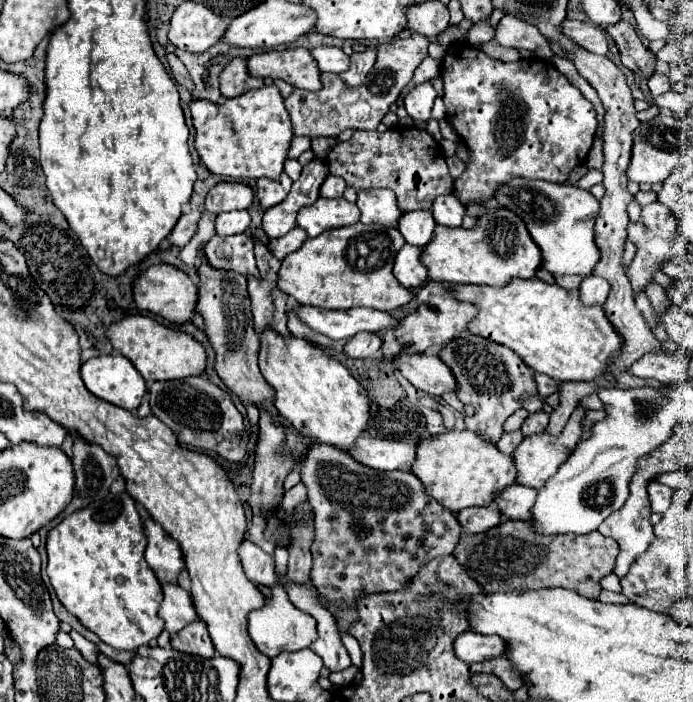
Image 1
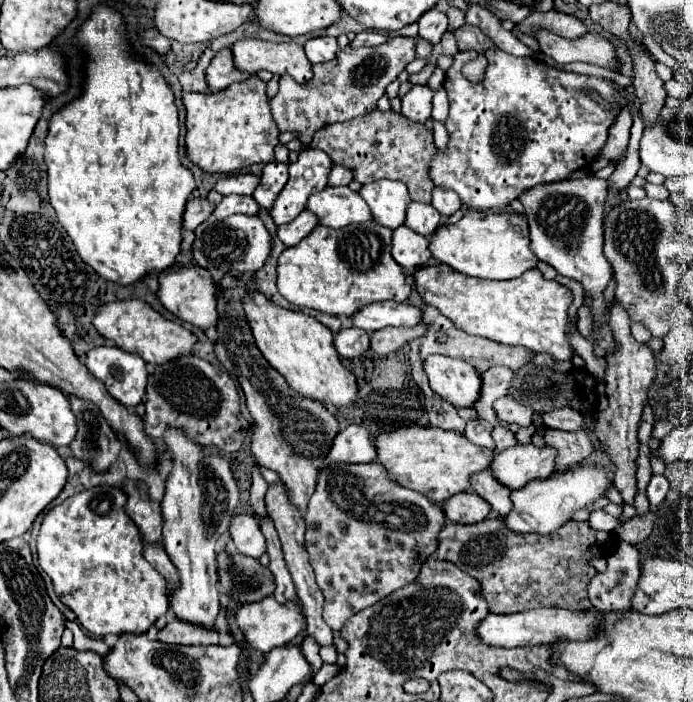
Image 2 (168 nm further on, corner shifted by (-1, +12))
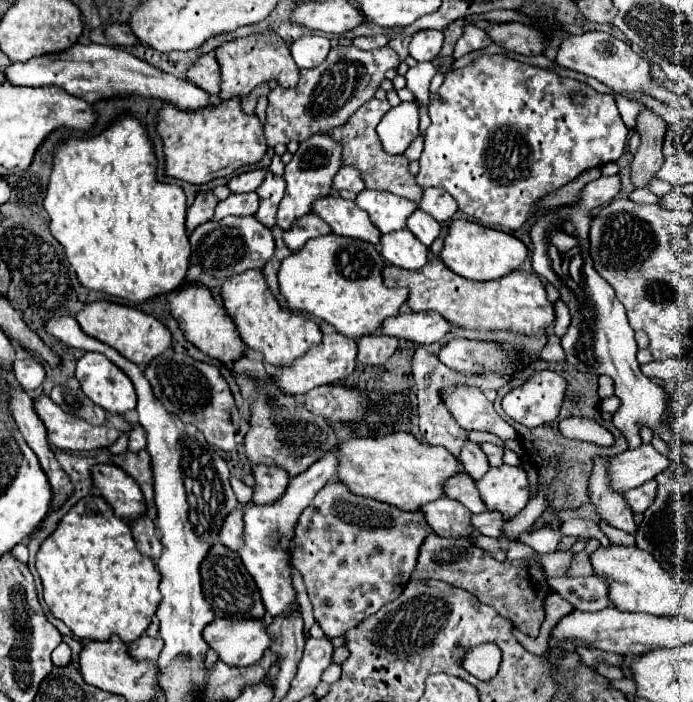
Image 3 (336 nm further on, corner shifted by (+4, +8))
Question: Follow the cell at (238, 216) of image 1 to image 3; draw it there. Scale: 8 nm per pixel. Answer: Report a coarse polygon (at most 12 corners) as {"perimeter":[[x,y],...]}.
{"perimeter":[[229,194],[215,208],[215,220],[253,216],[259,196]]}

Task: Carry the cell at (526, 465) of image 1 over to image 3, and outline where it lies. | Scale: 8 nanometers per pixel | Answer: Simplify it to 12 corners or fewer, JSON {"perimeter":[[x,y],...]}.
{"perimeter":[[521,466],[491,468],[477,490],[487,510],[513,518],[529,502]]}

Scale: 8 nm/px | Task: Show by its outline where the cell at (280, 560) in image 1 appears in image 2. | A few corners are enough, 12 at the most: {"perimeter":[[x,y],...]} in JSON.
{"perimeter":[[272,596],[242,606],[236,622],[254,650],[270,652],[306,628],[298,604]]}

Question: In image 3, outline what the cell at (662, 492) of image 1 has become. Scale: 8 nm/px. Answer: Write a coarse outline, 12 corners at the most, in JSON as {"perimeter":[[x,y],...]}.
{"perimeter":[[645,482],[625,494],[635,514],[643,514],[655,500],[657,482]]}

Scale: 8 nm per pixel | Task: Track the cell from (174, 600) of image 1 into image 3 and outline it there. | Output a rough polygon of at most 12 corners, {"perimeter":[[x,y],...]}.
{"perimeter":[[141,516],[131,524],[139,552],[157,562],[163,546],[153,520]]}

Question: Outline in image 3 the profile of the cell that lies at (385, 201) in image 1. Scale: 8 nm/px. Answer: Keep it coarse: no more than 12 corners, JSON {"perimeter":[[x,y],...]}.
{"perimeter":[[379,190],[355,202],[383,234],[403,230],[417,202]]}

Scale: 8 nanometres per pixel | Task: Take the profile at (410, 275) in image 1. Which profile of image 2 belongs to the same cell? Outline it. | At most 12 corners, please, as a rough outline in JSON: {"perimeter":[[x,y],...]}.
{"perimeter":[[400,226],[392,258],[406,270],[430,260],[428,240]]}

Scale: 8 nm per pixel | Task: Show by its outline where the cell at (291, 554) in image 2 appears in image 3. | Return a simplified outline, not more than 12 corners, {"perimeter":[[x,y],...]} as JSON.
{"perimeter":[[253,464],[253,502],[271,504],[285,492],[289,474]]}

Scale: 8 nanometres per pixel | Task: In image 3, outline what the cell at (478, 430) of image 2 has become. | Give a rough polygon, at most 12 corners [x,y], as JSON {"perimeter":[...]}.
{"perimeter":[[469,442],[459,456],[463,470],[479,480],[489,462],[483,450]]}

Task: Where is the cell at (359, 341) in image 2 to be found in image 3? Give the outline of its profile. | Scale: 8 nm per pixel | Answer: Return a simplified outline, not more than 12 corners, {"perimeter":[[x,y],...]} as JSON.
{"perimeter":[[339,332],[323,336],[271,380],[301,396],[345,380],[357,344]]}

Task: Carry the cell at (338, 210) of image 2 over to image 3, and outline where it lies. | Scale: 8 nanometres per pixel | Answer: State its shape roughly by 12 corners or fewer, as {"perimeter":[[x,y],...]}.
{"perimeter":[[353,200],[313,204],[337,236],[379,244],[381,232]]}

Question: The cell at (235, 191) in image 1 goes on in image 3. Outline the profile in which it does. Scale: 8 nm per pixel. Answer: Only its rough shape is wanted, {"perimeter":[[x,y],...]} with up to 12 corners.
{"perimeter":[[267,168],[243,172],[231,178],[235,194],[253,192],[265,180]]}

